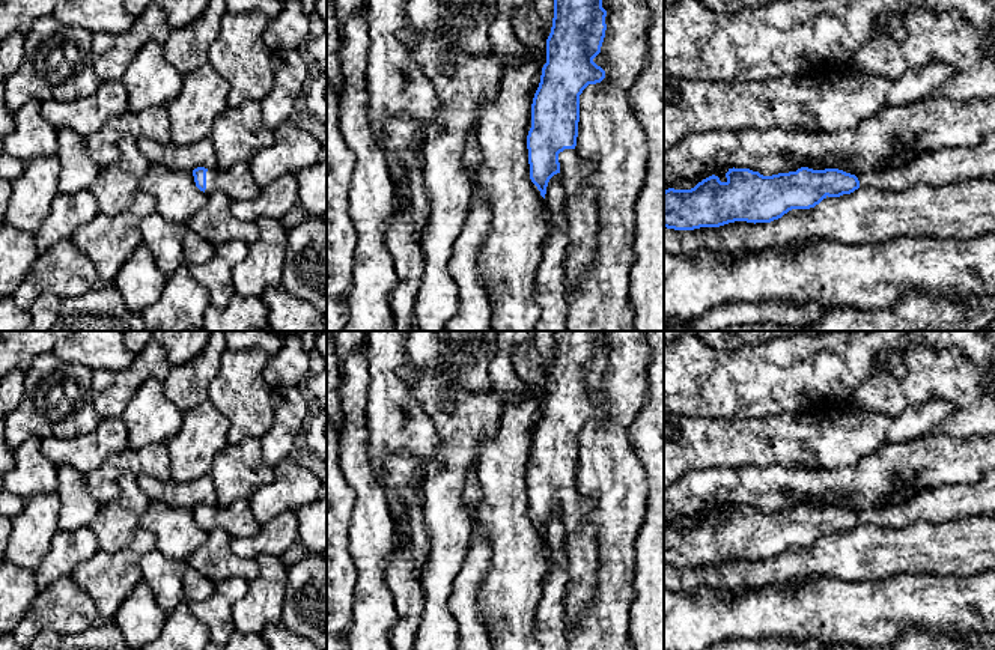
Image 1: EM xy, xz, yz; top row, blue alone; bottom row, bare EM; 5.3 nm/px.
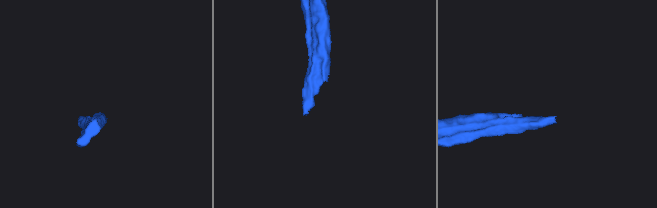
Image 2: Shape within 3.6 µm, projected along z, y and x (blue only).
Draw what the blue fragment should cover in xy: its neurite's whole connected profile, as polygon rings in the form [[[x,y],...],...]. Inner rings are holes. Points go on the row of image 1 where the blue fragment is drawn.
[[[248,161],[235,162],[227,170],[197,167],[193,170],[196,187],[209,194],[223,191],[232,200],[253,200],[259,197],[260,187],[256,184]]]

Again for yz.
[[[995,132],[989,134],[975,146],[966,147],[942,147],[933,152],[924,152],[912,158],[909,162],[894,166],[891,169],[873,170],[861,175],[858,179],[855,175],[846,173],[838,169],[813,170],[801,167],[796,172],[778,173],[772,176],[763,176],[759,172],[750,169],[729,169],[726,173],[727,181],[721,182],[718,176],[712,175],[698,182],[691,190],[668,188],[664,191],[664,227],[674,230],[694,230],[700,227],[720,227],[735,221],[747,223],[771,223],[781,218],[792,209],[810,209],[819,205],[826,197],[840,197],[850,194],[855,190],[870,188],[879,193],[900,193],[917,185],[927,185],[933,188],[942,188],[945,185],[954,185],[965,181],[995,181]]]

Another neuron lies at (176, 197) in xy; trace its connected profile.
[[[151,164],[138,188],[155,200],[155,211],[172,223],[188,223],[206,203],[208,194],[196,187],[191,172]]]

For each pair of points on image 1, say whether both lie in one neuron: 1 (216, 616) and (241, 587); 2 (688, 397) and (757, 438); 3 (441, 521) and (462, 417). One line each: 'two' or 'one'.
1: one
2: two
3: one

